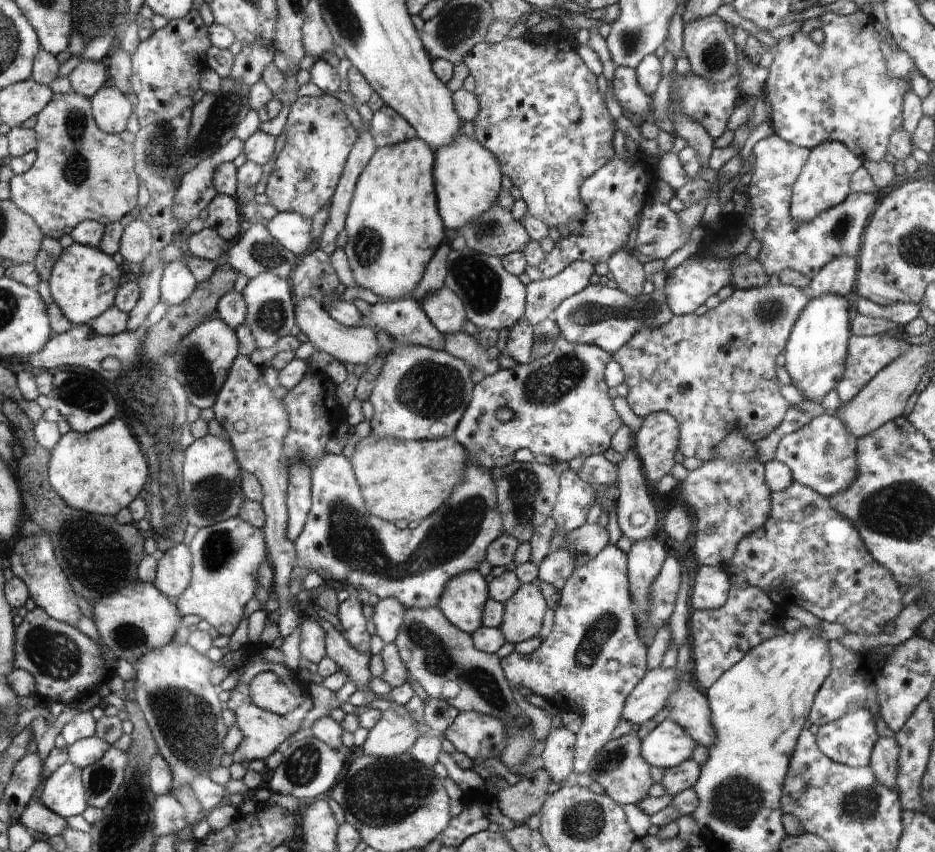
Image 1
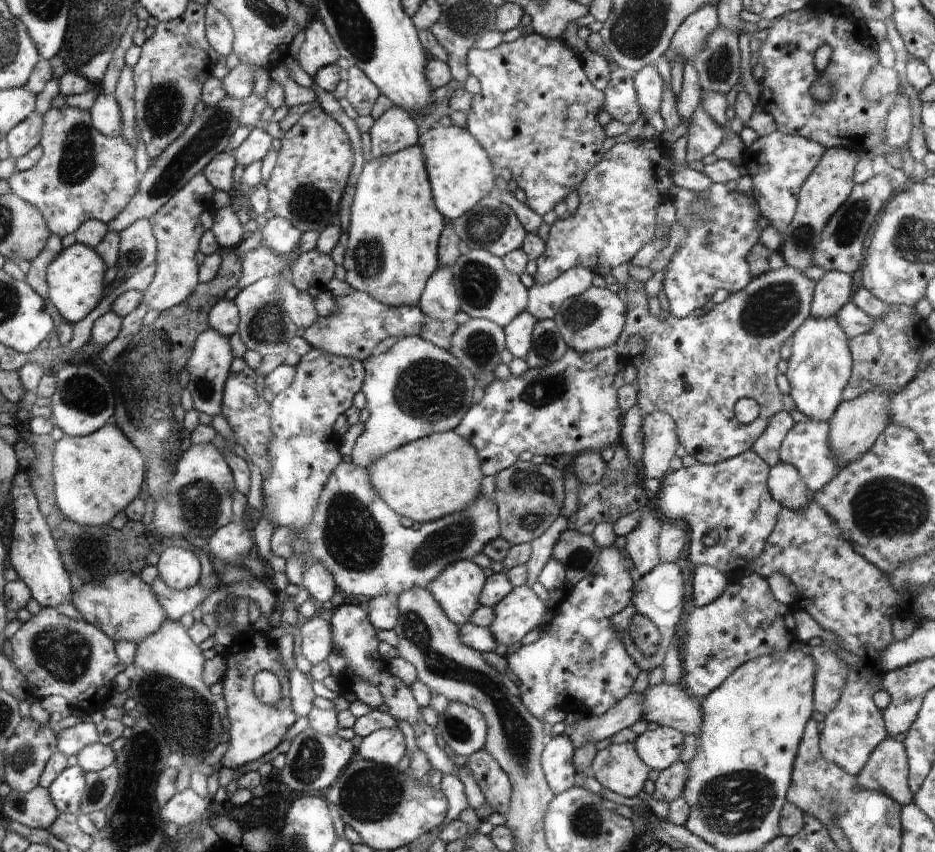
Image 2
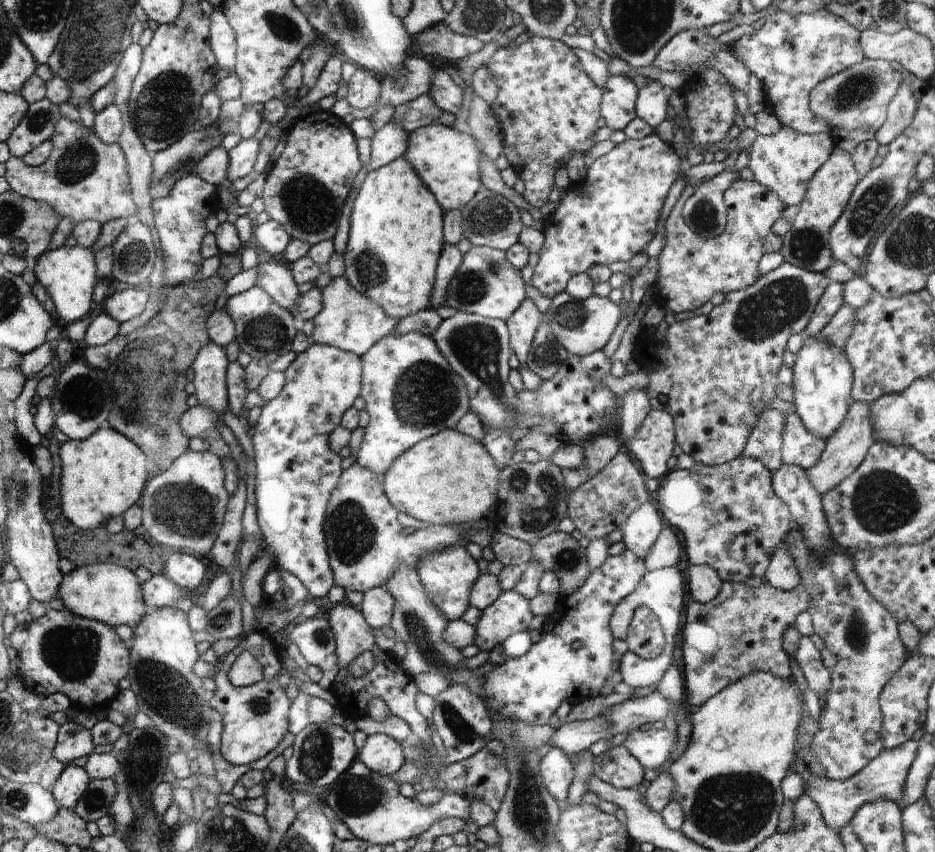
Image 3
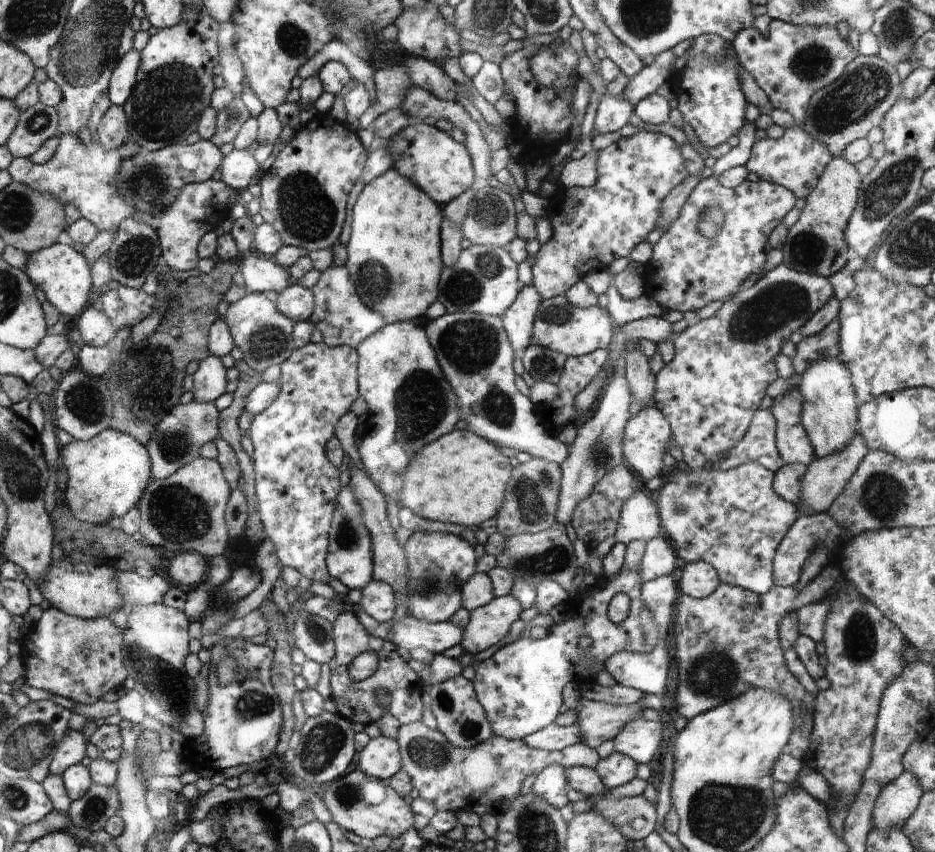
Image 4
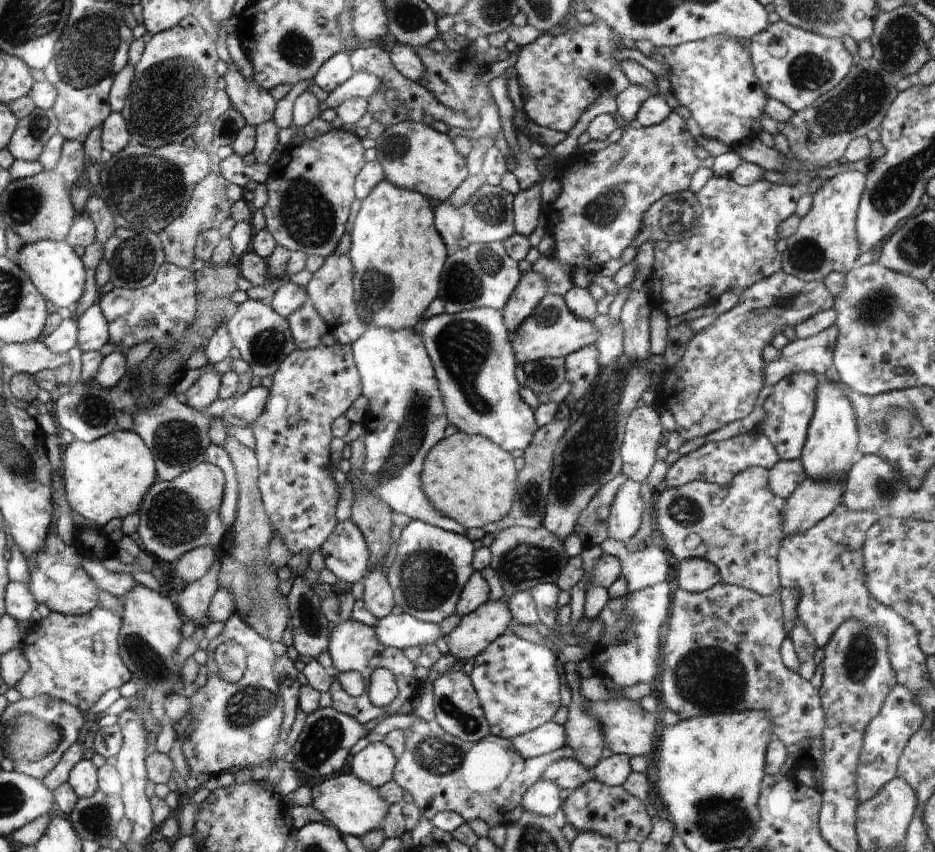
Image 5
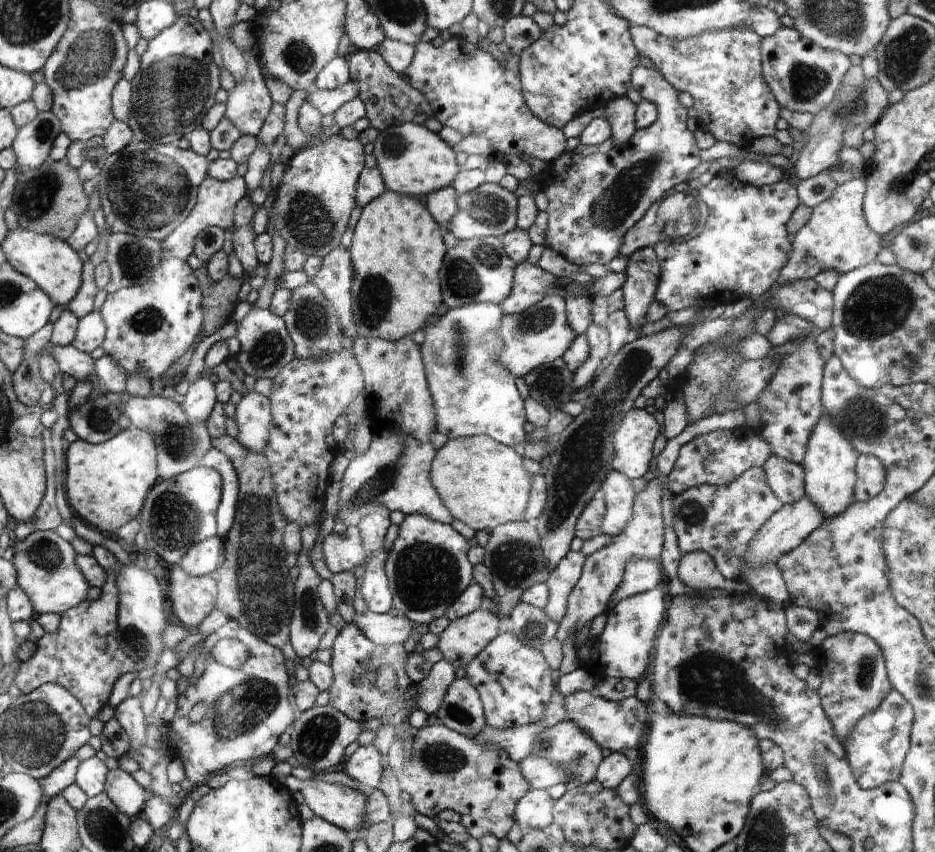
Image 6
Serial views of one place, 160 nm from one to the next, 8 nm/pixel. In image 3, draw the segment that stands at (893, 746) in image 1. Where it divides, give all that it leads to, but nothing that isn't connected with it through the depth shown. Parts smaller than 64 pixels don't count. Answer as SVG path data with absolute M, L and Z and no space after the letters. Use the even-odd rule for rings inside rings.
M916 740L904 742L896 748L883 749L882 753L878 754L878 757L874 758L874 761L871 761L861 773L854 774L854 777L842 781L825 777L814 778L814 782L808 782L805 786L805 794L808 794L820 808L826 826L840 833L866 802L885 799L900 805L904 798L904 786L910 766L916 758L916 750L918 750L918 741Z

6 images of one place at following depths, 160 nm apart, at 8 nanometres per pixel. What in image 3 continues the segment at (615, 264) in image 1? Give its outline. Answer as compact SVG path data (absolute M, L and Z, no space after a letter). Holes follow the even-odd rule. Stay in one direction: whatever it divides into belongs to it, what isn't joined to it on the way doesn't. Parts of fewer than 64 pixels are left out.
M782 262L775 270L767 274L762 274L749 289L727 293L724 302L720 306L714 306L708 316L694 316L694 318L677 322L671 327L670 332L662 336L662 338L658 338L658 341L661 342L659 342L659 350L656 352L656 356L658 356L660 364L656 364L656 368L648 374L646 394L648 394L651 409L664 410L667 414L674 416L674 423L677 424L677 440L680 448L682 448L682 453L692 456L697 464L712 466L722 465L742 457L742 452L760 415L764 411L773 408L770 406L770 402L776 398L776 390L778 390L778 384L780 384L780 380L778 380L778 368L782 367L782 352L786 350L788 338L792 334L802 334L808 328L814 310L829 285L830 280L824 273L814 273L813 271L793 266L788 262Z

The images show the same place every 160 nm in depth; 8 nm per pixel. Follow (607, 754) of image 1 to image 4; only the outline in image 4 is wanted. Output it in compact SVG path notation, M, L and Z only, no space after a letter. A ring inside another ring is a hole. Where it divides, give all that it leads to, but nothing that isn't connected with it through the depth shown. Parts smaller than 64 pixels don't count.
M612 752L597 765L598 777L609 790L628 784L636 776L636 762L624 754Z

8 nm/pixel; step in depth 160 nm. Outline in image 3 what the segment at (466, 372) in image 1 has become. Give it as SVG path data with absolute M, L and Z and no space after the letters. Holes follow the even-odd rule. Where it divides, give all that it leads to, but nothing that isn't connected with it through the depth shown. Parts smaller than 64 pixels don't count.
M392 332L386 338L376 342L364 356L364 377L361 382L361 398L365 401L365 411L370 415L370 423L366 426L365 435L358 450L355 462L359 466L372 470L376 475L385 474L396 458L418 442L435 436L445 429L455 429L458 420L470 410L468 408L468 388L465 379L450 366L449 360L442 355L434 338L418 332L398 334Z

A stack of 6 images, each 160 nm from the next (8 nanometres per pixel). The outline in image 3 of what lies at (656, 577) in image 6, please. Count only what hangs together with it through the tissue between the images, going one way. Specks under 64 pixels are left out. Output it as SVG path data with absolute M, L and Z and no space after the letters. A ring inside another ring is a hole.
M665 525L656 542L652 544L650 554L644 561L647 571L677 566L681 554L680 546L676 534L670 529Z

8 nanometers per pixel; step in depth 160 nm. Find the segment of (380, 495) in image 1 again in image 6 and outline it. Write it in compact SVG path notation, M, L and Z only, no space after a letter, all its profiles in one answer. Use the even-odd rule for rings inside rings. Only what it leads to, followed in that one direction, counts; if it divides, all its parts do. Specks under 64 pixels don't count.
M486 435L448 439L437 450L431 478L454 520L470 525L475 531L492 530L502 523L522 521L534 486L532 474L524 470L522 456L518 456L514 448Z

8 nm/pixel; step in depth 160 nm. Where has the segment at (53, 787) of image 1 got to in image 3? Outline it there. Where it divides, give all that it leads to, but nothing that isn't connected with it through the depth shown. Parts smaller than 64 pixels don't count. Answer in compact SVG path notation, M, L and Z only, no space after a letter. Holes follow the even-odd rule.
M70 765L64 767L52 792L58 806L74 810L78 800L82 798L88 788L90 780L90 776L84 768Z

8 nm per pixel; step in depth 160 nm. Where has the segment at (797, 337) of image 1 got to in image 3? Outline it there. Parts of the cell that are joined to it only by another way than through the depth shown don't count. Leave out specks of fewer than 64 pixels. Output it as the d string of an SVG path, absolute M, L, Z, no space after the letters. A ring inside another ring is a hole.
M810 338L796 353L793 370L794 406L806 430L825 442L842 425L853 405L853 367L846 357L845 350L830 344L828 340Z

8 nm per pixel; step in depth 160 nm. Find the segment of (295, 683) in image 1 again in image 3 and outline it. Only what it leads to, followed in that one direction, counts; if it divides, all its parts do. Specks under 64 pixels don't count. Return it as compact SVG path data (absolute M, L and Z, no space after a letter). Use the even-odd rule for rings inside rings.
M256 630L251 634L244 634L241 639L240 644L236 646L238 648L234 648L234 652L230 652L218 664L217 674L214 676L217 688L210 694L209 699L210 707L222 721L222 741L215 749L232 765L251 764L258 758L266 756L270 750L274 750L286 734L288 708L290 708L290 700L282 684L283 662L280 654L274 654L276 650L272 646L270 637ZM242 649L256 657L262 666L263 678L251 686L234 687L228 681L228 672L234 663L234 658L242 654Z

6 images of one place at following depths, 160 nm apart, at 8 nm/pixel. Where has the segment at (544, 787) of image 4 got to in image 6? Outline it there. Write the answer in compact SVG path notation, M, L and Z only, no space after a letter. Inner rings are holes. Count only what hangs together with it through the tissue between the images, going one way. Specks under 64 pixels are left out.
M530 788L518 801L518 824L522 829L548 829L553 822L553 804L548 790Z

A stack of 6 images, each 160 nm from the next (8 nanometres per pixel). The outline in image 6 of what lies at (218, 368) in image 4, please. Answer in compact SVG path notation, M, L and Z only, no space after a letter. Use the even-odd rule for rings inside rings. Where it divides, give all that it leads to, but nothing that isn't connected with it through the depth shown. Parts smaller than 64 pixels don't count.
M204 376L195 383L189 384L181 405L193 421L204 425L212 416L214 405L217 403L216 386Z

